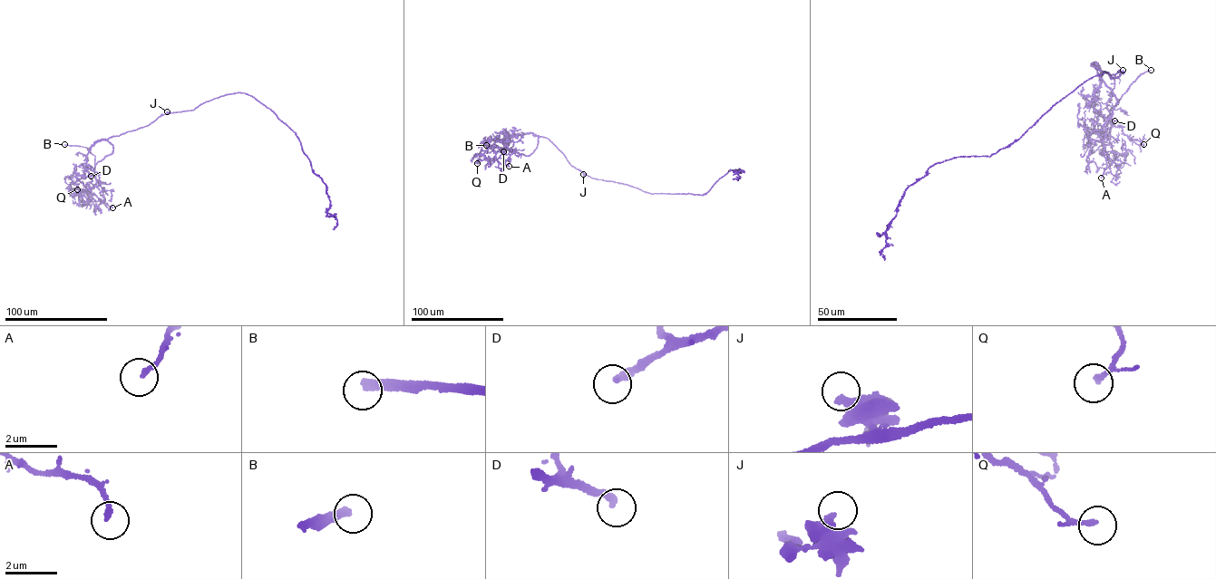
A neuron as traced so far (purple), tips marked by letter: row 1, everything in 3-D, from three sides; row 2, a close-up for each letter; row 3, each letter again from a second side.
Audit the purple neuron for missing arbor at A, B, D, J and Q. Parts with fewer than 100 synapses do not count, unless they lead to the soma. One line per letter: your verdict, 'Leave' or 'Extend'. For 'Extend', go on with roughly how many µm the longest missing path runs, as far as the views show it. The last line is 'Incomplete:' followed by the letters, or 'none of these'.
A: Leave
B: Extend. Missing length about 35 µm
D: Extend. Missing length about 45 µm
J: Leave
Q: Leave
Incomplete: B, D

